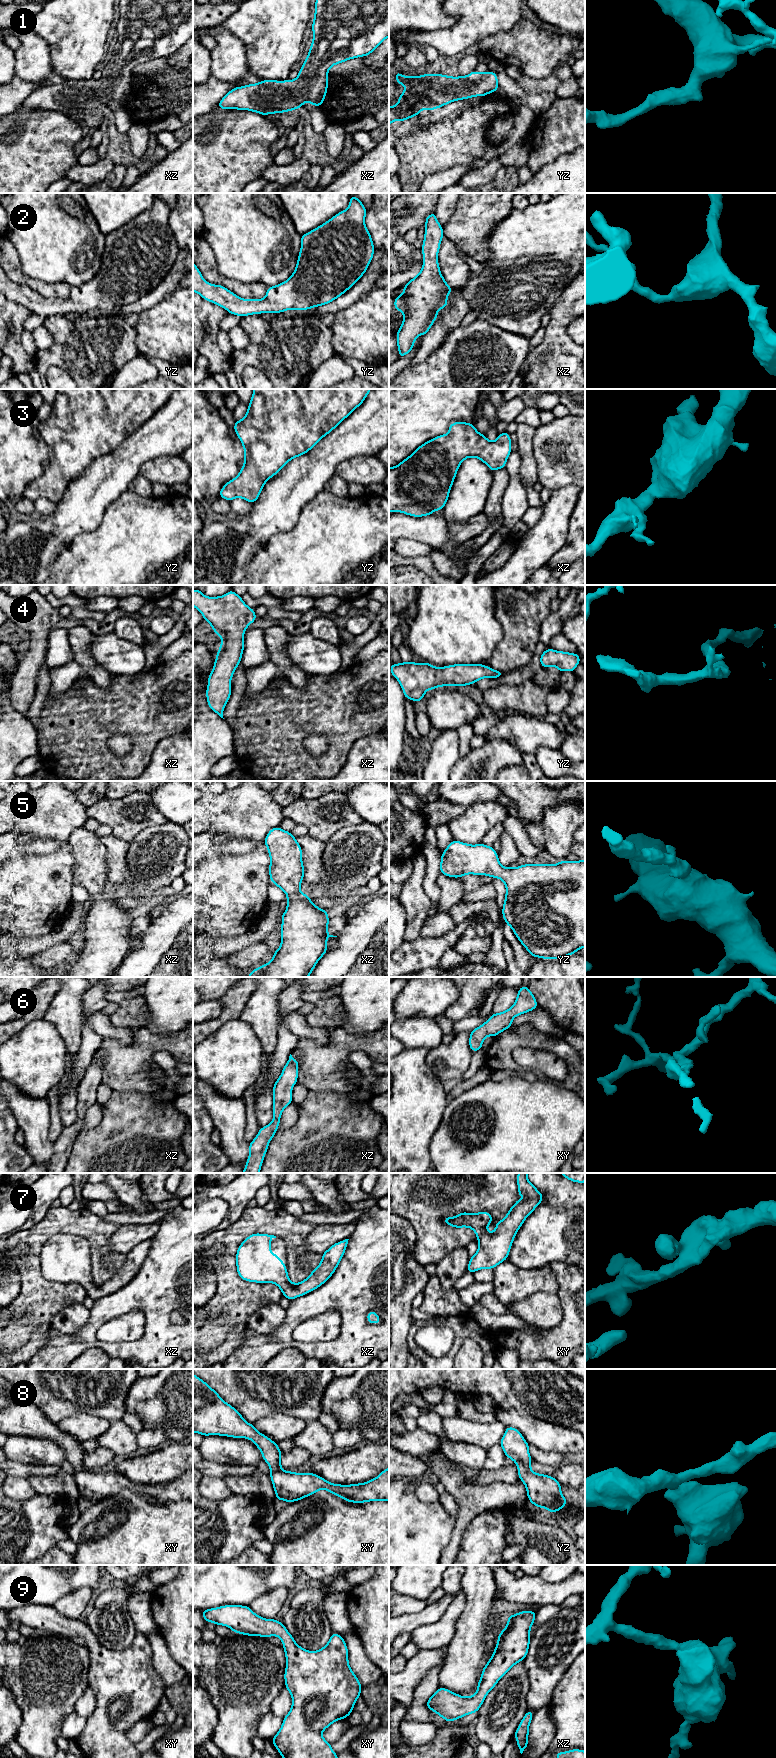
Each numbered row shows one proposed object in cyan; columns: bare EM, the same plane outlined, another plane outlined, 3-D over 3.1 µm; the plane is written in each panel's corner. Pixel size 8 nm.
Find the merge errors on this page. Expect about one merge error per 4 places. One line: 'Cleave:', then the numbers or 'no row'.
Cleave: no row

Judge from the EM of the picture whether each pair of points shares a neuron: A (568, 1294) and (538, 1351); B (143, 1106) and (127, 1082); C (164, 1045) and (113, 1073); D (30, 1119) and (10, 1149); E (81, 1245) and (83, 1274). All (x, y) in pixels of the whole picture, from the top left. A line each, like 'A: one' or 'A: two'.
A: one
B: two
C: one
D: two
E: one

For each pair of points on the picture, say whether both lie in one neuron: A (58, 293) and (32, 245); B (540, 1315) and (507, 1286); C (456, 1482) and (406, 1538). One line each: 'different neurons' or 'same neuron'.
A: different neurons
B: different neurons
C: different neurons

